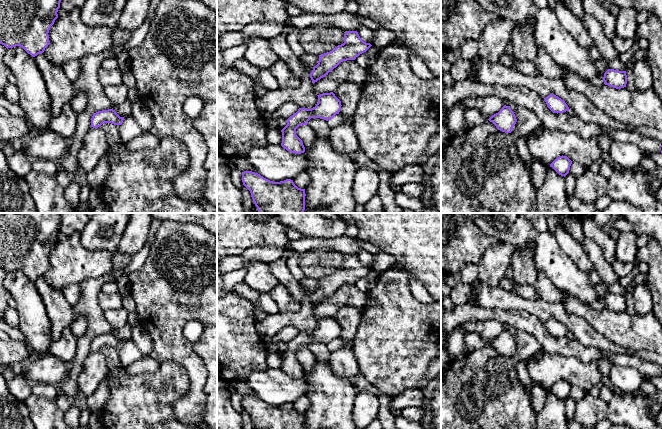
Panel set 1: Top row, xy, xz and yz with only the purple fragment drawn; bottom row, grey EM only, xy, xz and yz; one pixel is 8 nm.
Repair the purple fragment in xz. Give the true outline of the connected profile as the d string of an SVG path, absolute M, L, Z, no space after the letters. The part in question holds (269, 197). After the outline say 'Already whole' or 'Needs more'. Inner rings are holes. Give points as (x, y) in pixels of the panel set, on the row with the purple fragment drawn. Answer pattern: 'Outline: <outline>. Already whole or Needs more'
Outline: M244 171L242 182L250 191L259 213L303 213L305 210L305 189L298 188L291 179L273 182L258 173Z. Already whole

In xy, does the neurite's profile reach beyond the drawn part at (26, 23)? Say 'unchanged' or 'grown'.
unchanged

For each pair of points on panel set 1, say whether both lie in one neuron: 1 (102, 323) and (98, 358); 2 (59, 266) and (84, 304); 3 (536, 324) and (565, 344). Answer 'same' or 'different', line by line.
1: different
2: different
3: same

